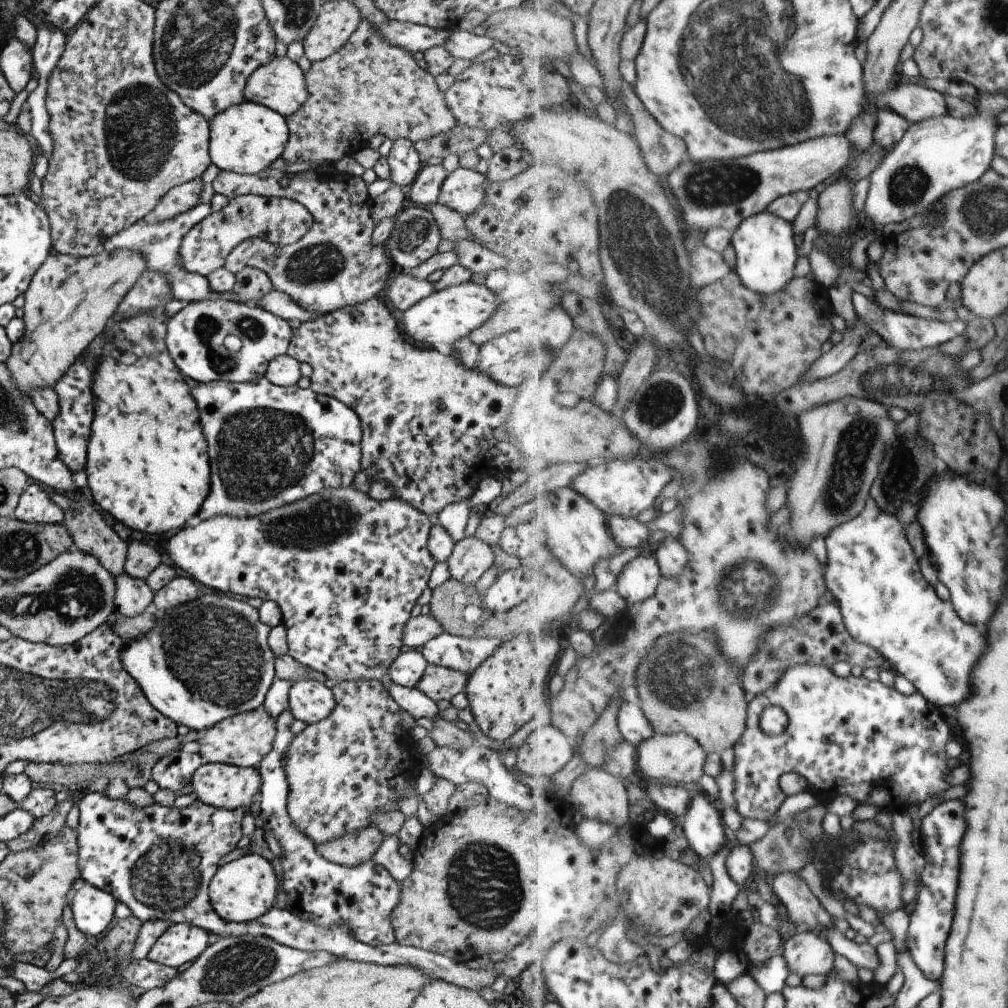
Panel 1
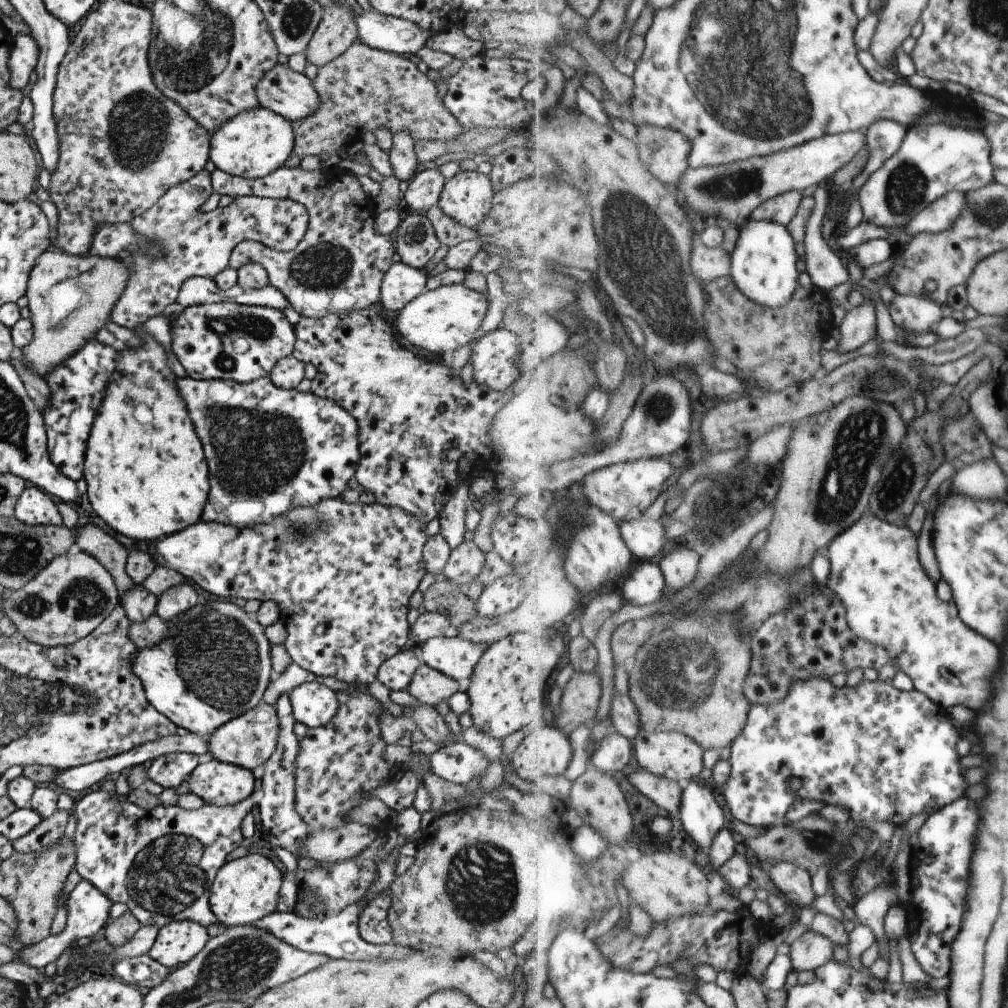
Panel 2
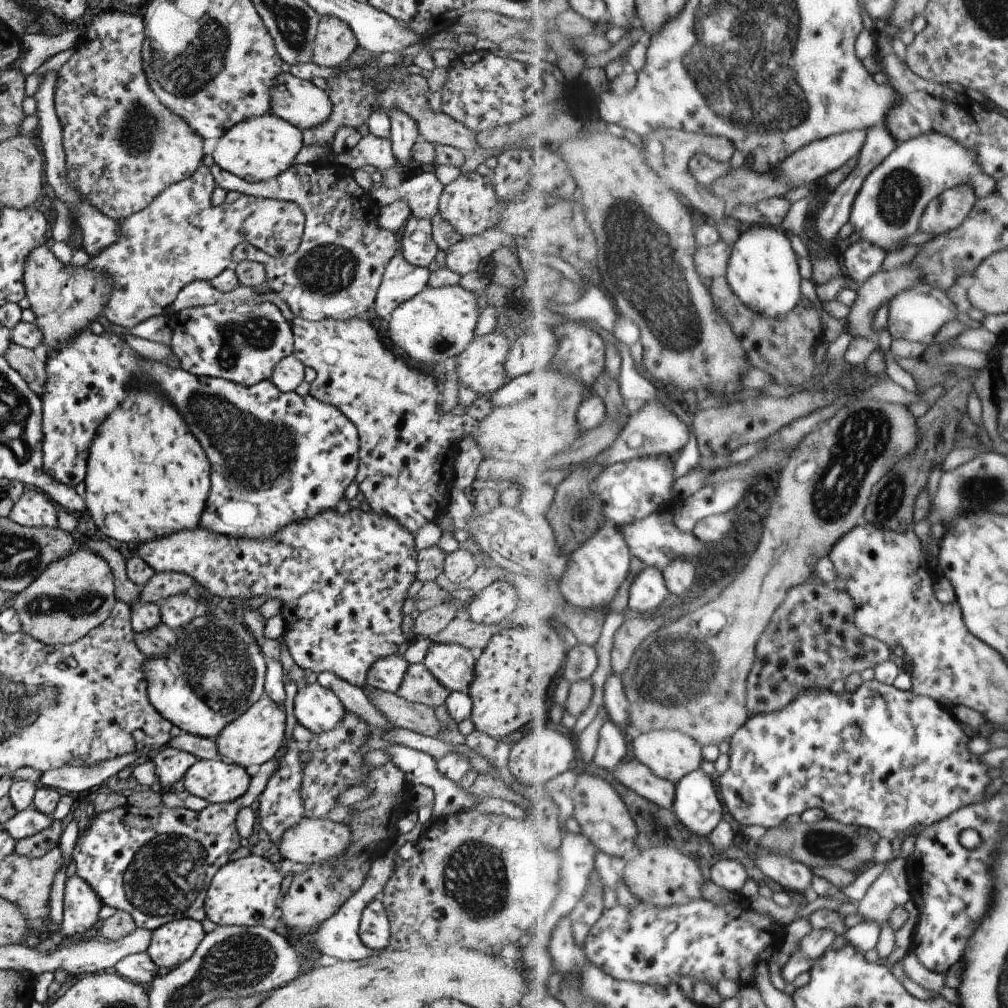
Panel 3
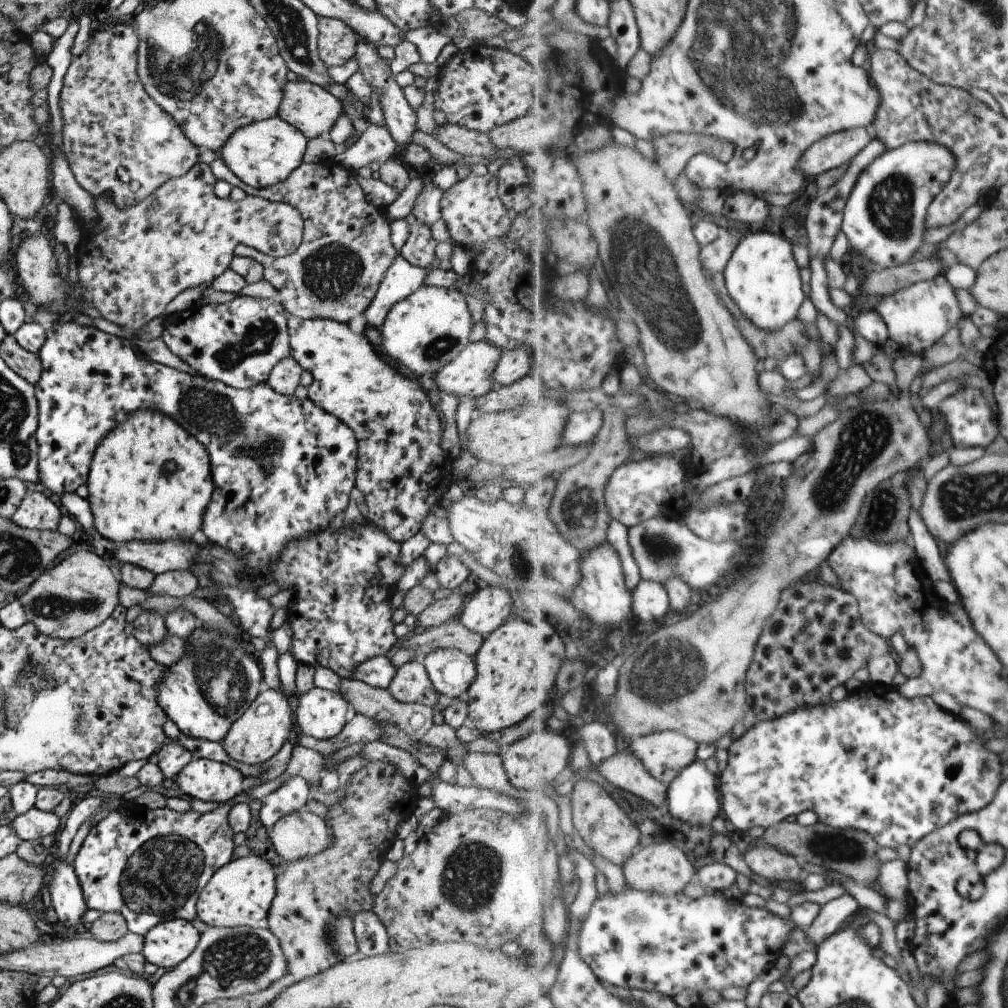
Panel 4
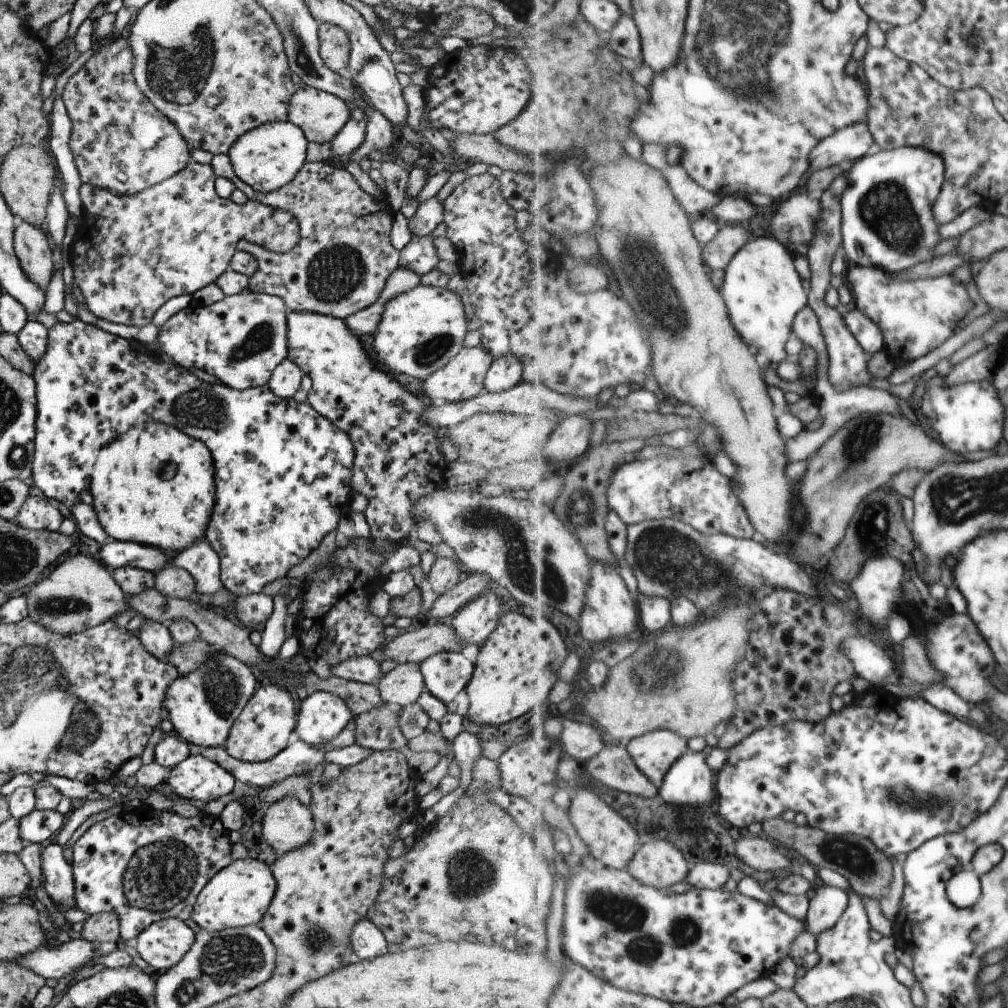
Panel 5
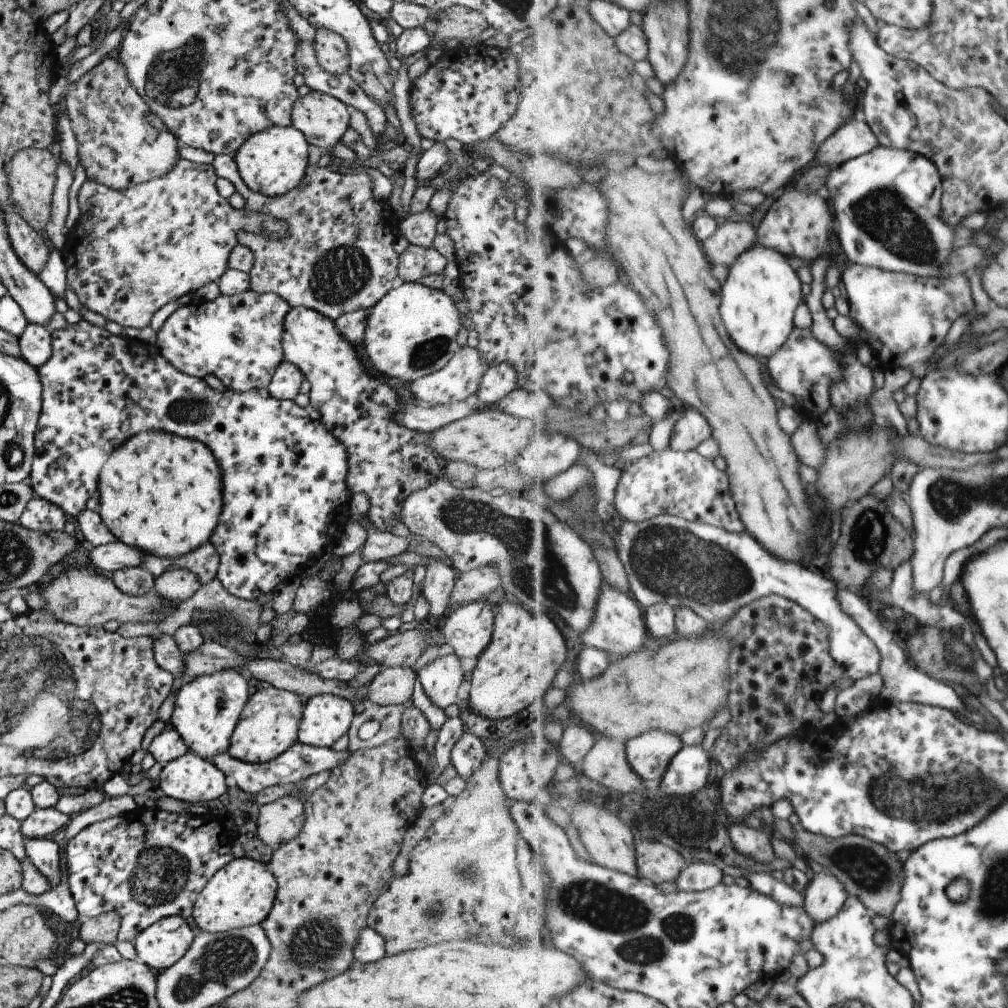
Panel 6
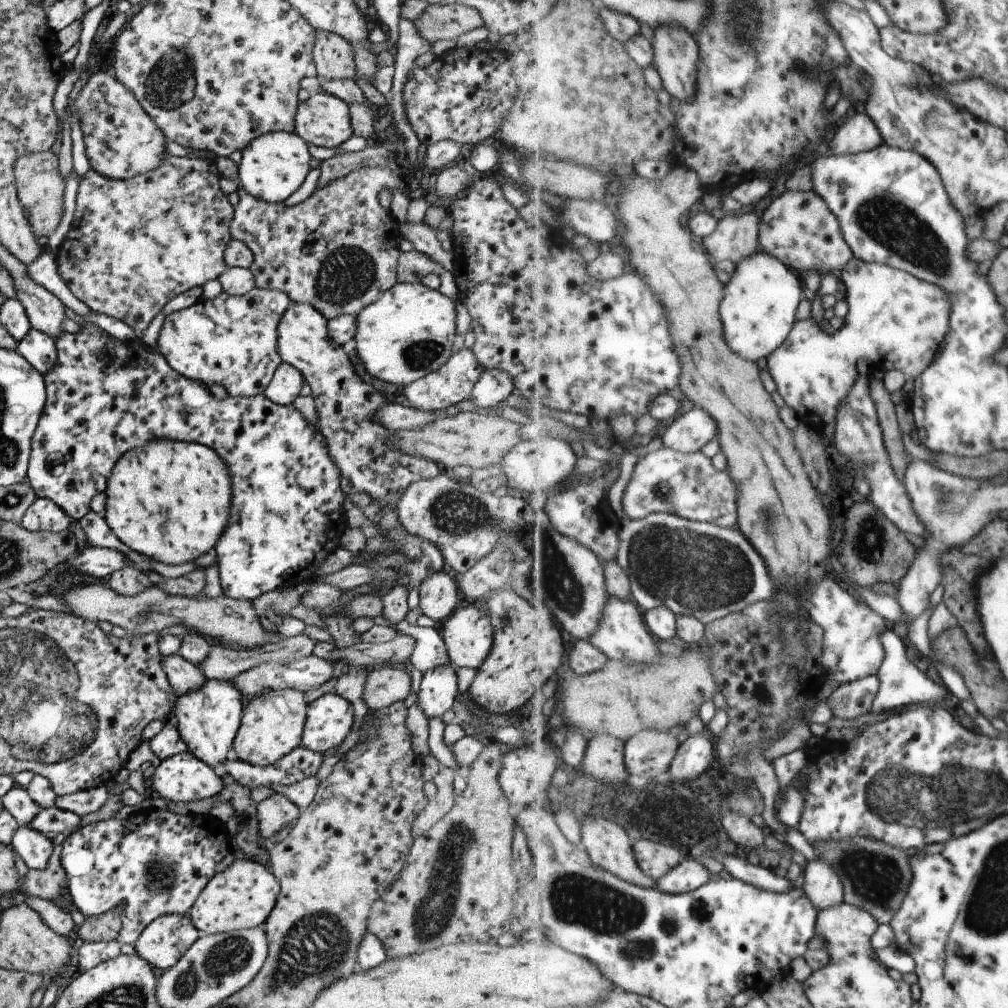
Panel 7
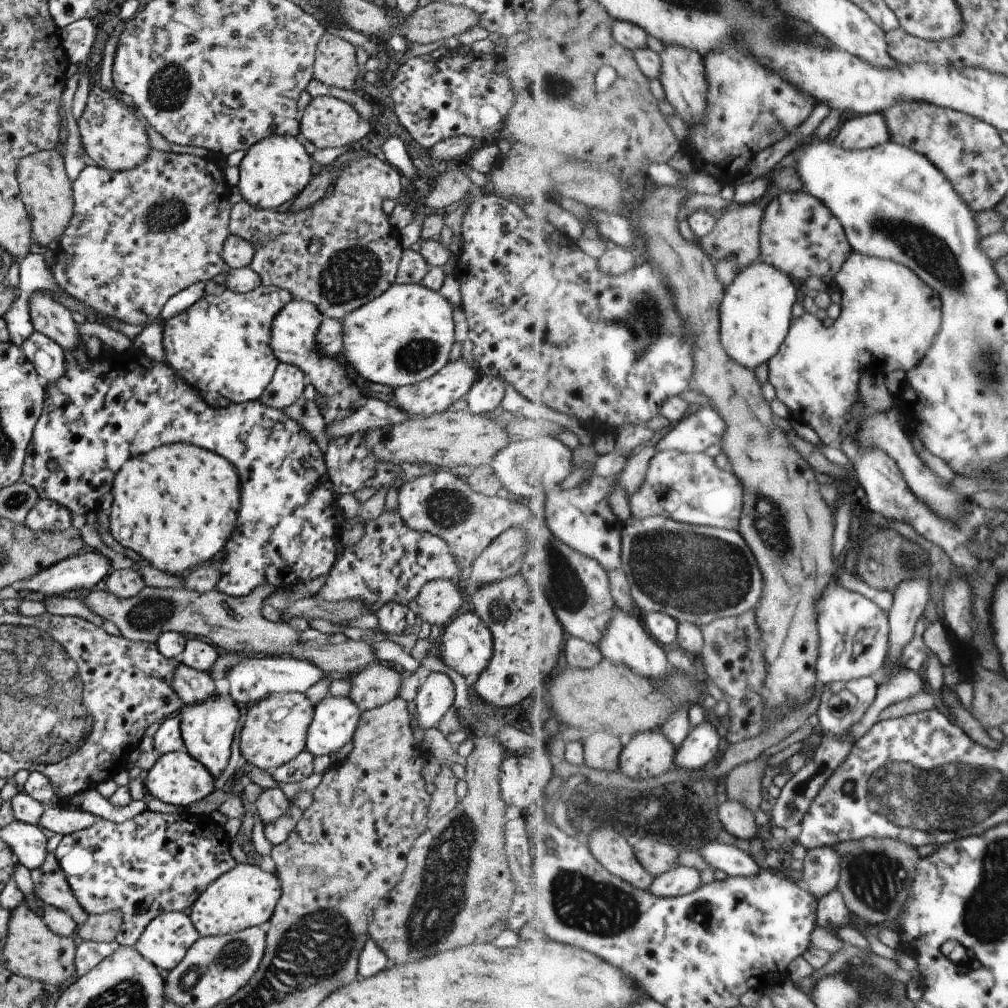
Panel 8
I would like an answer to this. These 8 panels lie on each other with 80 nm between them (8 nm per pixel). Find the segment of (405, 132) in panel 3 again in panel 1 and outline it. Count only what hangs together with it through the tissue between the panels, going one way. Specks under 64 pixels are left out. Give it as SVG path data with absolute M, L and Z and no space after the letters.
M405 138L393 141L386 160L390 173L389 180L399 187L411 185L417 172L424 165L414 150L414 144Z

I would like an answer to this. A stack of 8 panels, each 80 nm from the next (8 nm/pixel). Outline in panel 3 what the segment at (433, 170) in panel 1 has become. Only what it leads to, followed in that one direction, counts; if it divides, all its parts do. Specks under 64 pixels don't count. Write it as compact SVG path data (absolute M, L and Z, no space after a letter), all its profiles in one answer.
M419 169L407 175L395 188L385 188L380 183L371 187L369 197L382 207L401 199L407 203L410 215L418 219L428 219L438 212L438 200L442 184L435 172L424 172Z

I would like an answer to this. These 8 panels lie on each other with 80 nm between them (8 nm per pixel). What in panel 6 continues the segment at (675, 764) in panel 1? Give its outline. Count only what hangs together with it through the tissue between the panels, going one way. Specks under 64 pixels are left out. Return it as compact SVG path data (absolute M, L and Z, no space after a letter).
M651 729L627 741L626 751L631 766L641 778L661 782L684 745L684 739L678 734Z

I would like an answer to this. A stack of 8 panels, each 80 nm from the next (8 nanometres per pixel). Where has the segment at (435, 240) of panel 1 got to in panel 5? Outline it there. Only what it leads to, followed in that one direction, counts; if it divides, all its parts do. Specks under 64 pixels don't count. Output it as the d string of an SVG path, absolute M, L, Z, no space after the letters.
M432 235L411 237L411 240L398 250L398 264L410 268L419 277L435 268L439 259L435 255L432 239Z

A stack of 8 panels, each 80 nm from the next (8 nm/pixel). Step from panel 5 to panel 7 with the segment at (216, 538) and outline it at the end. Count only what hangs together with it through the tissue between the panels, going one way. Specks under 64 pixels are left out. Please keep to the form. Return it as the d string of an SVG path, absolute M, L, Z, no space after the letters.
M89 322L79 324L79 330L75 333L63 331L54 339L57 351L56 361L53 368L45 371L43 377L46 397L41 414L38 418L35 430L30 438L30 455L26 468L27 483L33 489L37 497L43 497L54 502L70 518L71 522L77 522L85 513L89 511L89 501L95 494L104 492L106 478L113 463L130 448L142 445L151 439L169 439L172 441L191 441L208 446L215 454L221 458L228 470L230 482L230 505L225 528L221 531L212 548L216 556L216 570L219 577L220 586L225 597L231 597L238 601L251 601L264 592L275 590L276 588L288 591L297 584L308 583L315 578L315 570L321 566L325 557L333 552L339 545L339 538L345 526L344 516L341 512L341 504L344 501L344 492L340 489L340 472L338 466L328 455L328 444L324 436L309 421L301 417L300 412L292 405L280 405L272 403L263 393L250 397L230 397L226 395L218 400L213 397L203 383L193 379L185 378L182 374L175 372L167 361L158 353L151 350L138 338L126 341L111 339L97 325Z

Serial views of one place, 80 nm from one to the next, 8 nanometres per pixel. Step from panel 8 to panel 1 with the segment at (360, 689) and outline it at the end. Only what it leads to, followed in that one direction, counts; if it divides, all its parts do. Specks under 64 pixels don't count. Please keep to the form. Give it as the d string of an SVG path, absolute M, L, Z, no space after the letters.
M428 665L415 688L435 703L440 700L449 701L456 693L464 693L466 678L463 672Z

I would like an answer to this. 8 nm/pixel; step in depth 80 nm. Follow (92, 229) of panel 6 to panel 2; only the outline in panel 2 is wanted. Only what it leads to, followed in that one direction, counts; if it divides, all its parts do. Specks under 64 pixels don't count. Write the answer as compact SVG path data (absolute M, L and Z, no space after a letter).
M199 170L186 182L169 188L153 206L129 222L133 234L141 236L149 248L155 246L161 252L157 258L141 250L129 250L117 258L129 270L129 278L109 312L108 320L112 324L134 329L161 314L165 306L175 303L179 288L187 278L213 279L228 267L231 250L239 242L257 242L269 250L289 252L304 236L308 220L306 209L289 198L235 197L224 208L201 212L201 204L212 192L210 173Z

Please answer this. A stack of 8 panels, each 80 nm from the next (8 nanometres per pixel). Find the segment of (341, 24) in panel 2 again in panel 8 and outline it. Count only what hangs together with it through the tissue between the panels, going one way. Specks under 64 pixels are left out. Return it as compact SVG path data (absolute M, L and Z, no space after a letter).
M325 31L315 48L312 79L326 87L351 91L358 74L354 47Z

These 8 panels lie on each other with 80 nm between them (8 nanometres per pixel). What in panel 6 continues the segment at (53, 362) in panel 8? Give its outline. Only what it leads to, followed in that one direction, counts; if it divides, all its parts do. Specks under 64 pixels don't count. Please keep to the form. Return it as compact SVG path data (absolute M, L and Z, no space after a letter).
M27 323L18 338L20 356L27 364L37 368L43 364L50 355L50 334L45 327L38 324Z

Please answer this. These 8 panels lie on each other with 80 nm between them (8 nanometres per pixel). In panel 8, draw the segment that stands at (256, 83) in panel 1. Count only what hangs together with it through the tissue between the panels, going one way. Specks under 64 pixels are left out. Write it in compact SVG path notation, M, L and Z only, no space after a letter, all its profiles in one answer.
M325 94L325 96L312 98L307 104L301 118L299 118L298 130L298 134L311 142L314 147L323 149L351 145L364 138L370 129L368 120L359 118L357 112L349 104Z

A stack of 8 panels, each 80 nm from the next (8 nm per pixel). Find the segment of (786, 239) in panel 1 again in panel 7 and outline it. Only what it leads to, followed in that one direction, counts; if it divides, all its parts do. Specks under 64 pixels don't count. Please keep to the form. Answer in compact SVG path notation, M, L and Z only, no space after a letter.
M759 250L737 265L724 291L720 315L729 346L738 355L753 362L769 358L788 340L798 321L798 306L803 300L801 280L781 259Z

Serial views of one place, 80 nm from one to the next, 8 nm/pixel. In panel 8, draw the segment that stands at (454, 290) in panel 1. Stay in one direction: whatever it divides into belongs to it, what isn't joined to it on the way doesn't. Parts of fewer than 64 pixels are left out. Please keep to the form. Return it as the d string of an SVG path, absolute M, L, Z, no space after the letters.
M394 283L388 290L345 314L342 326L342 358L361 378L393 390L411 386L436 374L450 359L453 339L452 306L441 294L424 288L420 283Z

